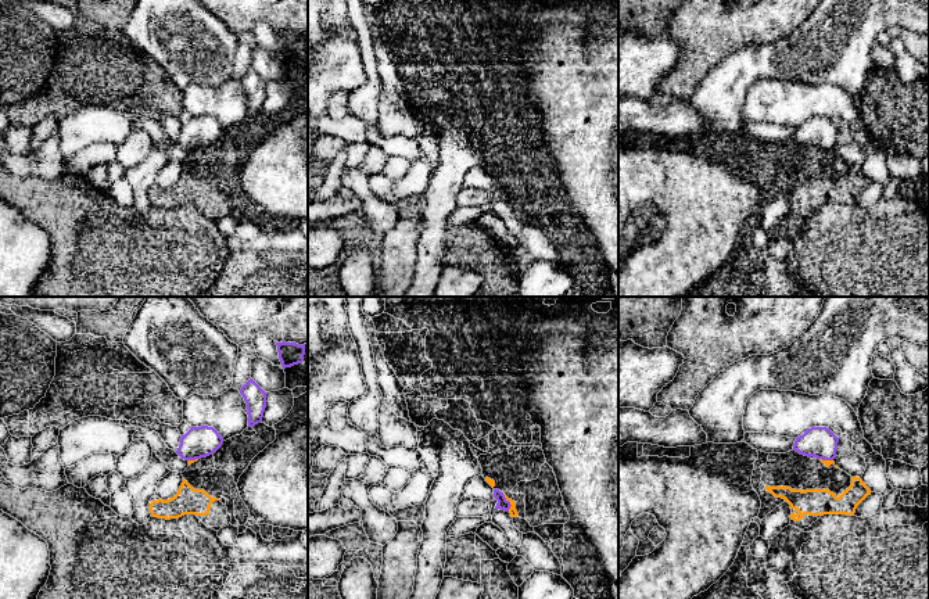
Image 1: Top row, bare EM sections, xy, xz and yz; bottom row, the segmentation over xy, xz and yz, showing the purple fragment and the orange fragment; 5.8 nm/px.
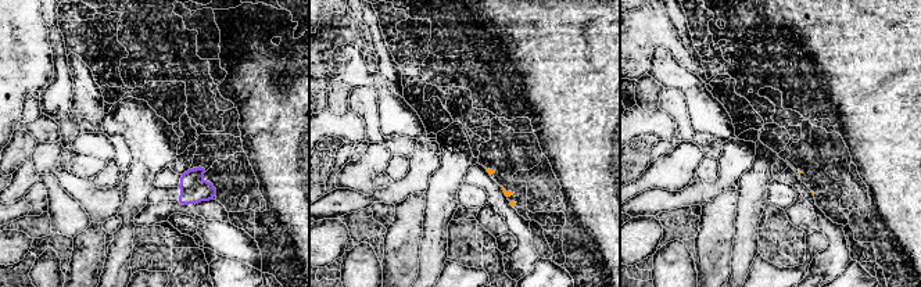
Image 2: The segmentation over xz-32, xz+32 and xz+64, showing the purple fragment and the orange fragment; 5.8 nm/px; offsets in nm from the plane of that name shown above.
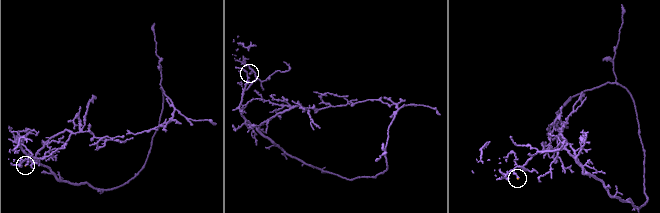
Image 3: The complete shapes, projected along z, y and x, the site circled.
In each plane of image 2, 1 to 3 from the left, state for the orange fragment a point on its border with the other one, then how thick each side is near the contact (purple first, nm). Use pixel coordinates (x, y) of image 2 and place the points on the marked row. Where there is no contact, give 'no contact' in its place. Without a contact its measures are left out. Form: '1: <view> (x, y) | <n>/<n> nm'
1: no contact
2: no contact
3: no contact

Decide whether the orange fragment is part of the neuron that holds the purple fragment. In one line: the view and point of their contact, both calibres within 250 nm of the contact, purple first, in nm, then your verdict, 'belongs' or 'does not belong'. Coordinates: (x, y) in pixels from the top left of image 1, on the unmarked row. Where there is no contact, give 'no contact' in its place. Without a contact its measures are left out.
meets purple in xz at (509, 192); 70 nm thick on the purple side, 50 nm on the other; does not belong

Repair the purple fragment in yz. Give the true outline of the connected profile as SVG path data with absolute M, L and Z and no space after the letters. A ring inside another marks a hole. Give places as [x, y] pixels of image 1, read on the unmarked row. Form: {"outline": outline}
{"outline": "M811 116L796 128L793 140L808 147L833 150L836 147L837 132L839 128L829 118Z"}

